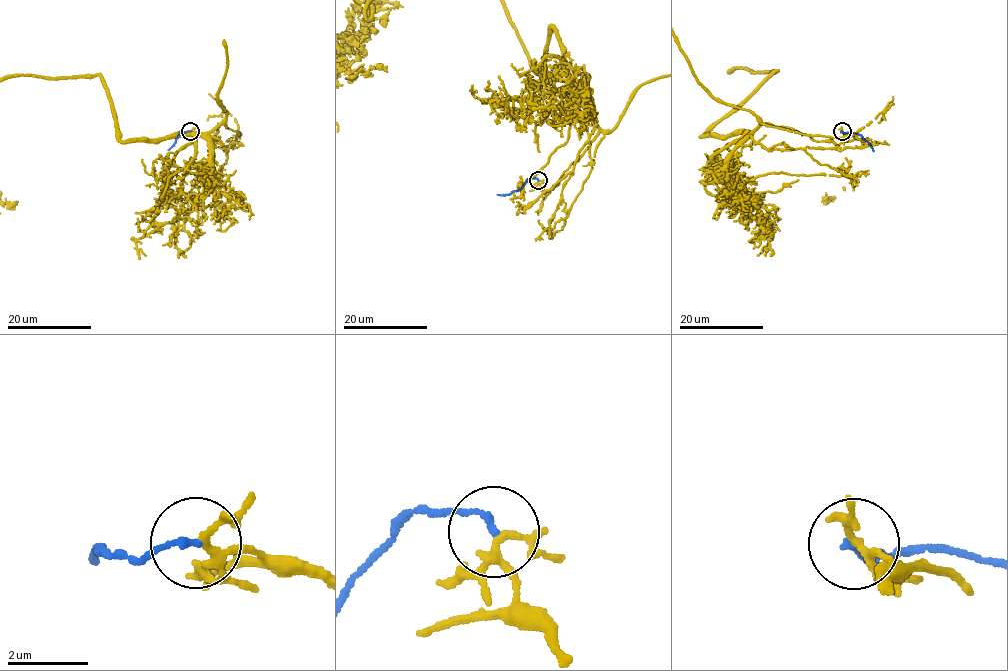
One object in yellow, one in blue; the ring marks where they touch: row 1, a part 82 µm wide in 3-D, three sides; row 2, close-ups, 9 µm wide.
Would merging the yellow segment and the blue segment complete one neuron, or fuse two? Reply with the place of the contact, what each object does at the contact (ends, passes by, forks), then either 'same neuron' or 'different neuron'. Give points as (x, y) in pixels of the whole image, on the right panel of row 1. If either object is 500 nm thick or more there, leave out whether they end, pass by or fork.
at (842, 131); yellow forks there; blue ends there; different neuron

